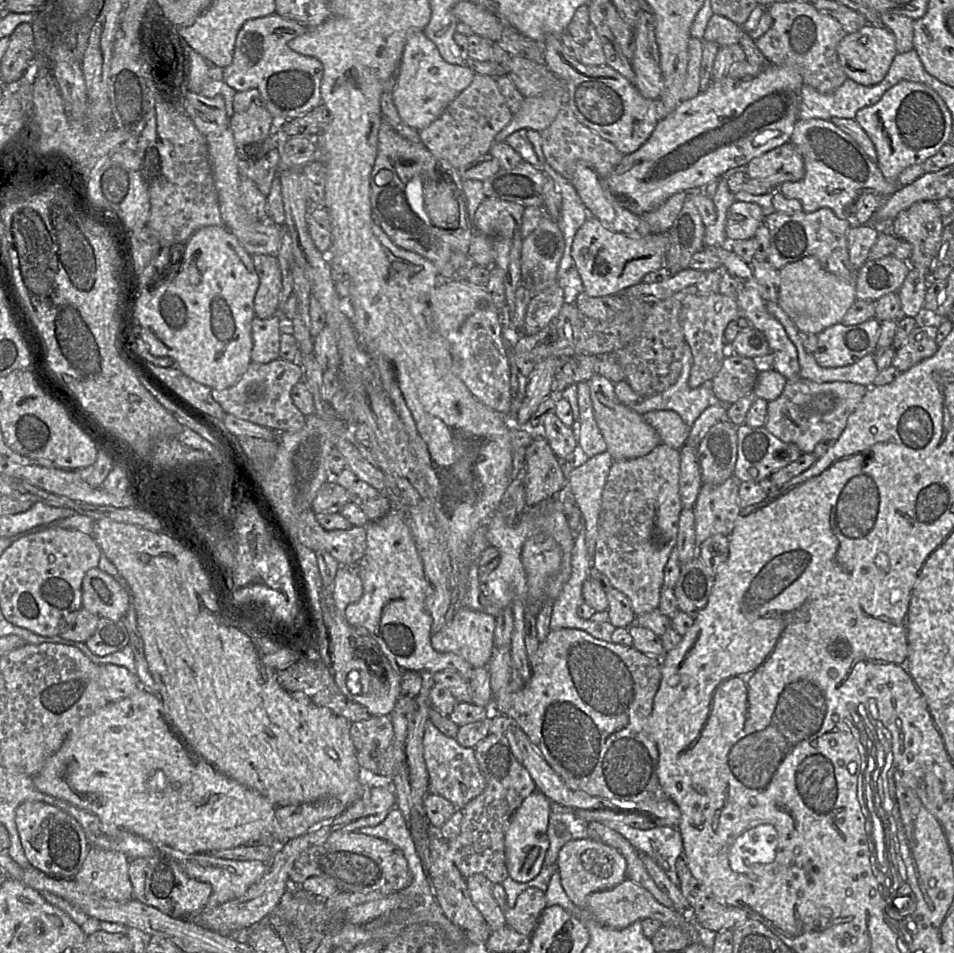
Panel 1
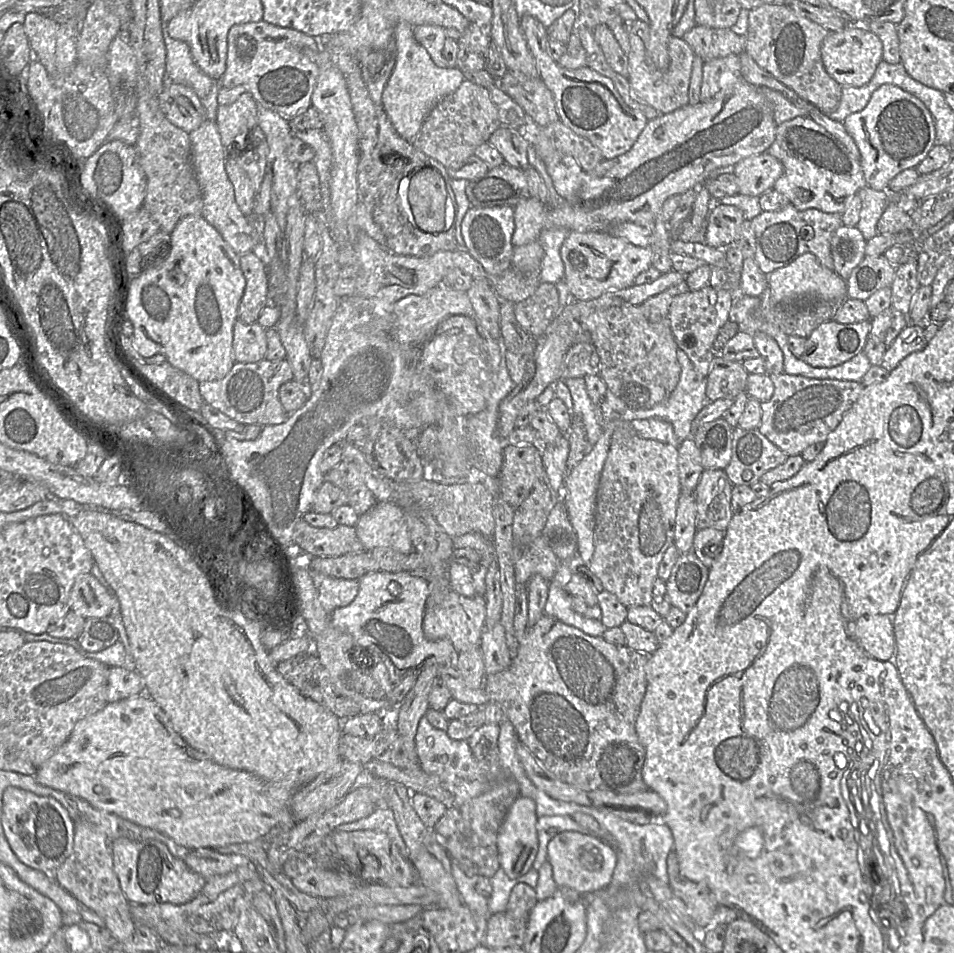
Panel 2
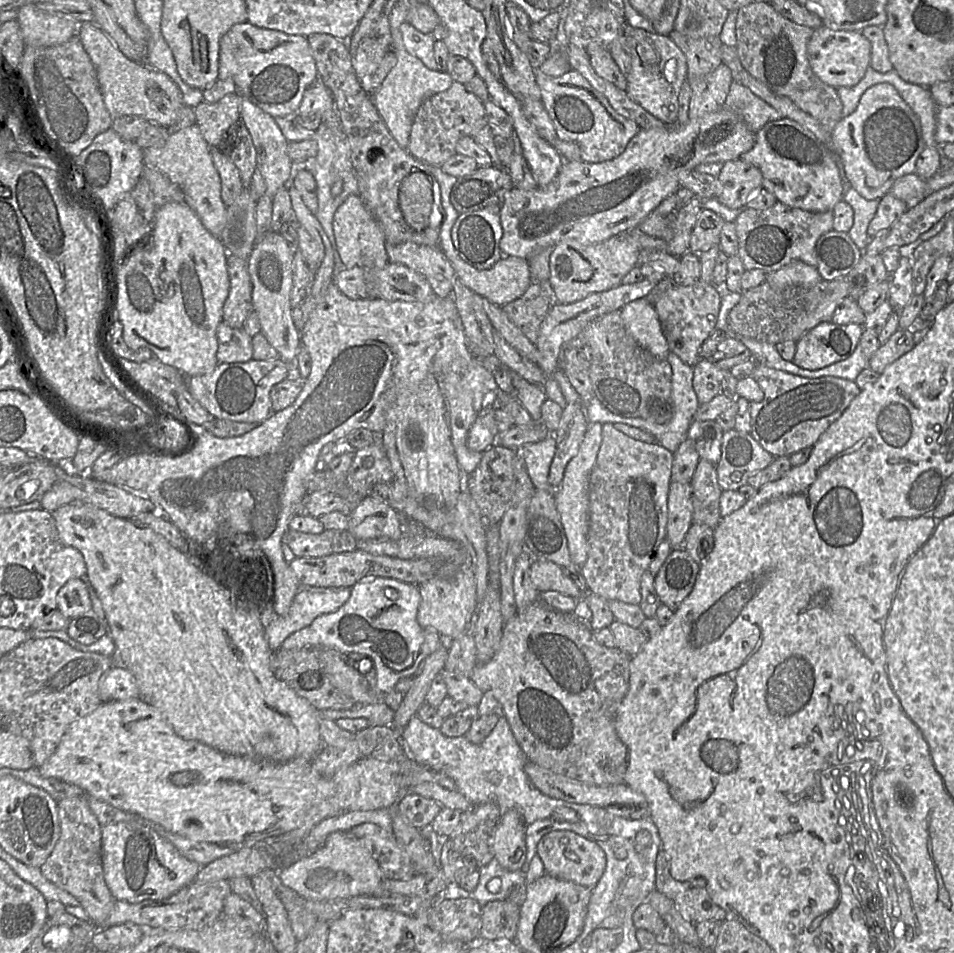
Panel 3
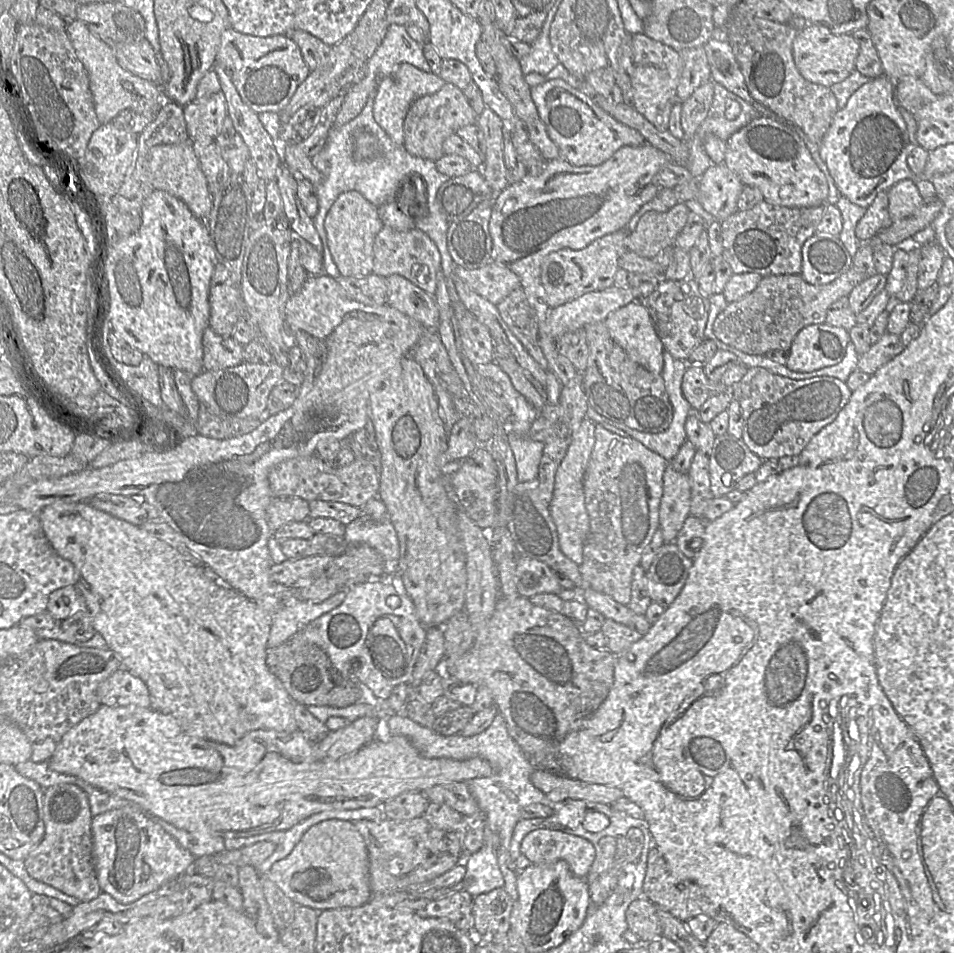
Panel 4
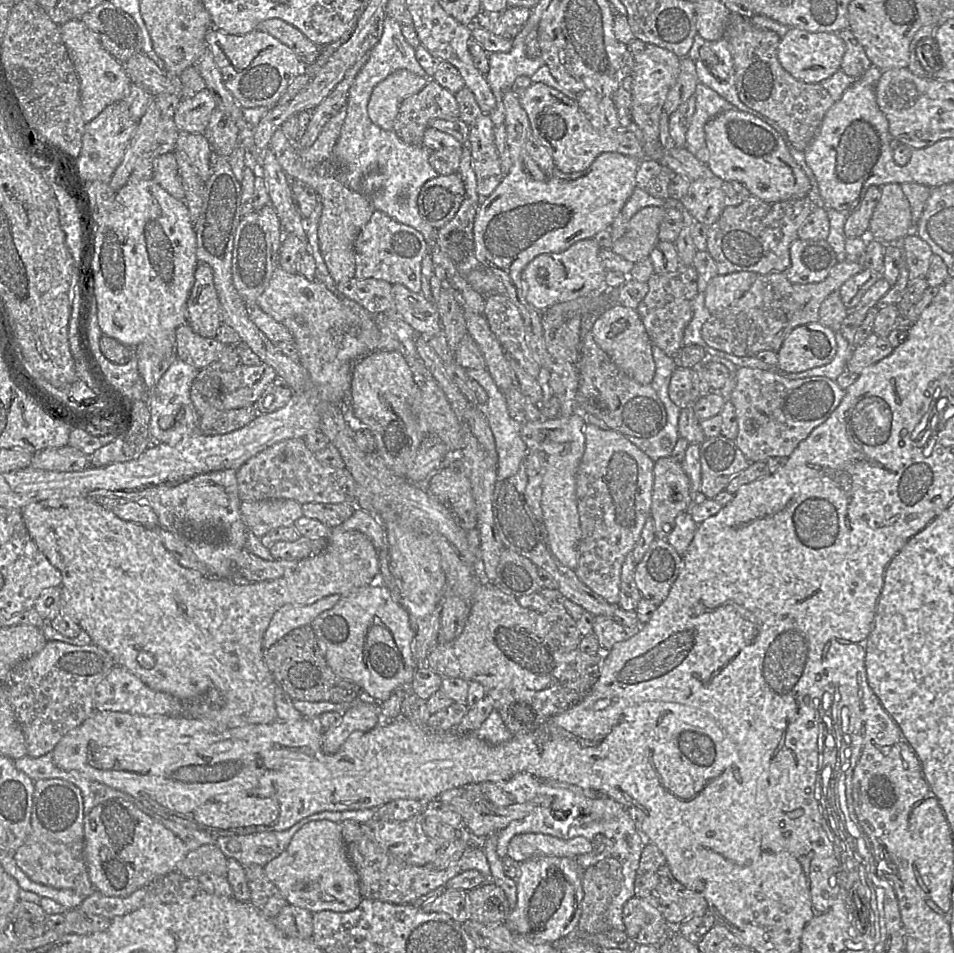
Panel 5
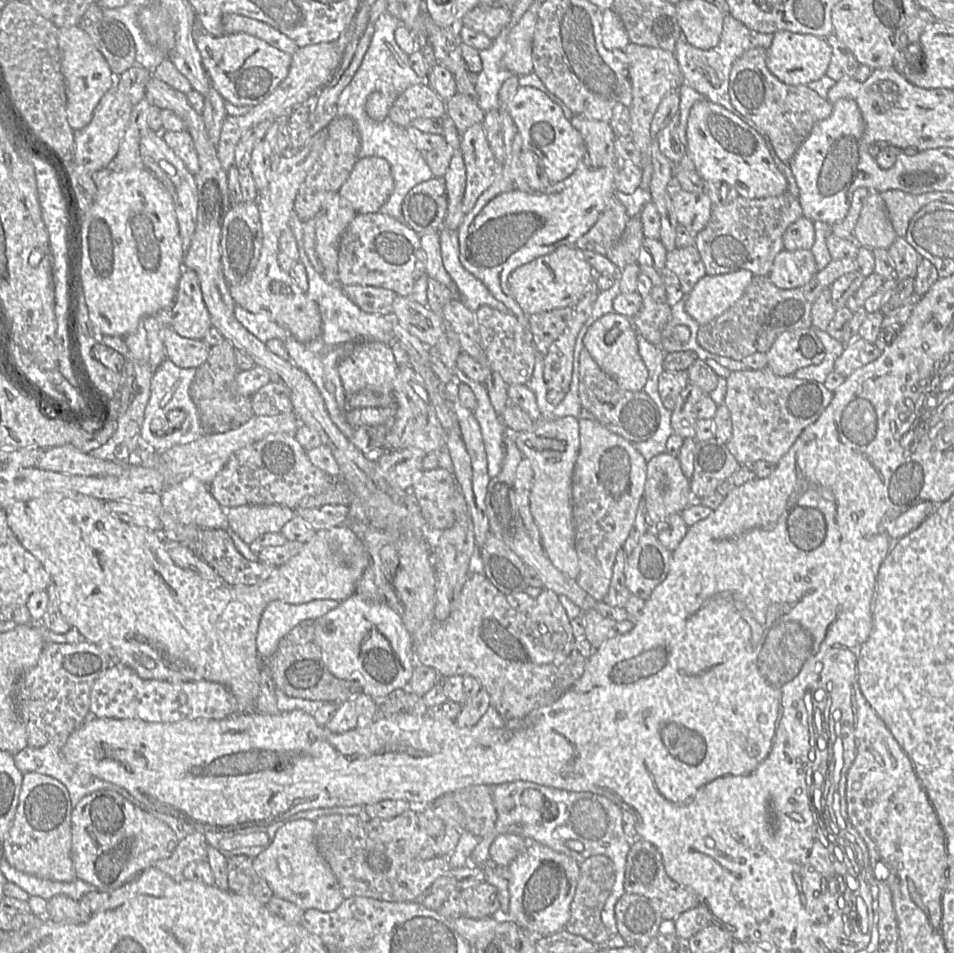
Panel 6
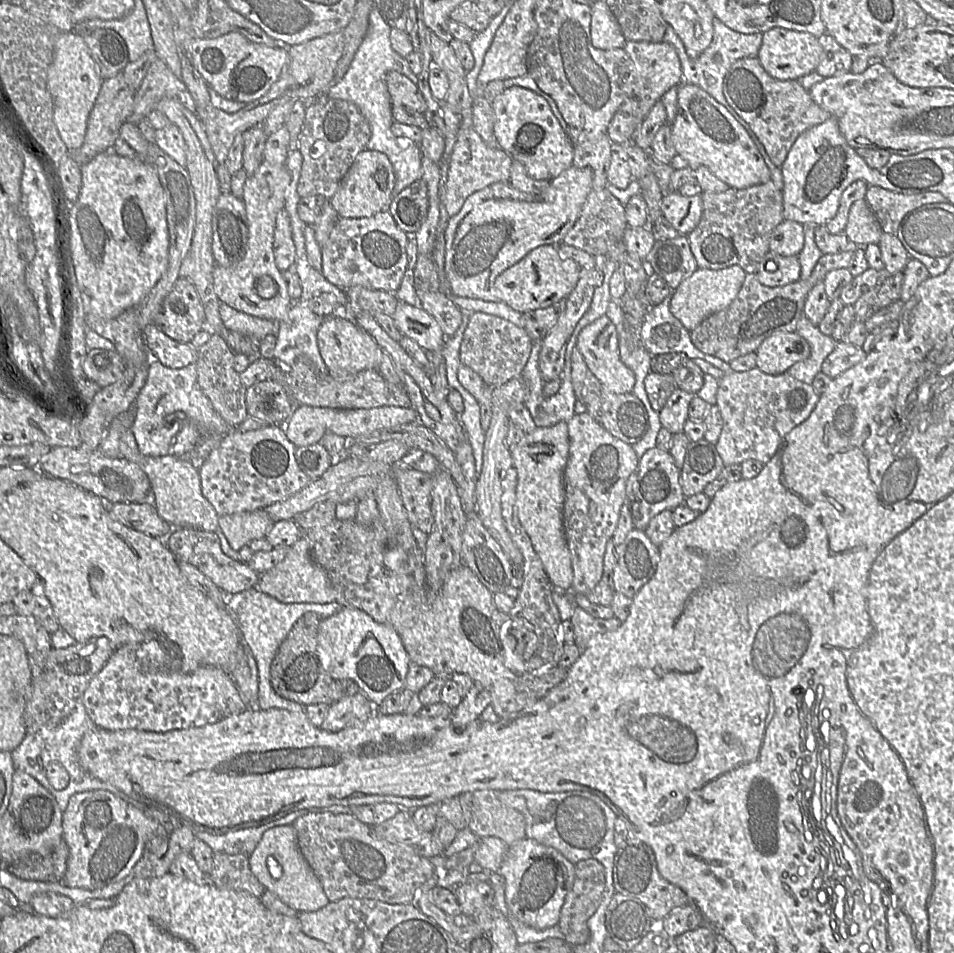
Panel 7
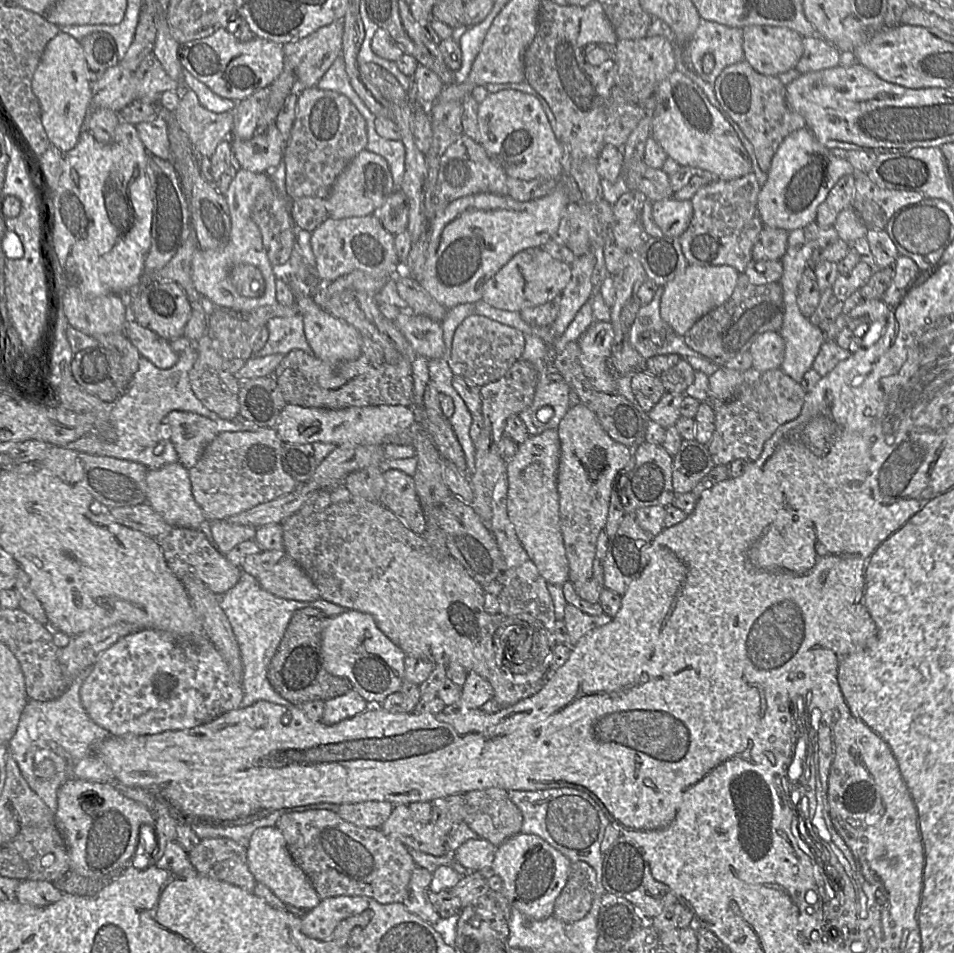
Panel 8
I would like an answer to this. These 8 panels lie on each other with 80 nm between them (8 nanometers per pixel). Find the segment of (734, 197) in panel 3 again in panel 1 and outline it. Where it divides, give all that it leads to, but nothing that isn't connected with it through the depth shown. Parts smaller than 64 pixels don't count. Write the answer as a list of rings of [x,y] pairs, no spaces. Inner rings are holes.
[[[791,142],[757,157],[746,164],[749,177],[779,187],[788,181],[799,181],[805,175],[802,156]]]

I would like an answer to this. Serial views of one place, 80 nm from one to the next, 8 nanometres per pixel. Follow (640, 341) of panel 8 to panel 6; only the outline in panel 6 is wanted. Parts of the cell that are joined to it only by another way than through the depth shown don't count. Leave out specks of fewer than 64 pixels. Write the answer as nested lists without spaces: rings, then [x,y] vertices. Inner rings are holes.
[[[681,300],[672,306],[671,317],[662,330],[662,341],[659,346],[665,353],[692,350],[699,360],[719,356],[702,348],[697,341],[700,324],[684,309]]]

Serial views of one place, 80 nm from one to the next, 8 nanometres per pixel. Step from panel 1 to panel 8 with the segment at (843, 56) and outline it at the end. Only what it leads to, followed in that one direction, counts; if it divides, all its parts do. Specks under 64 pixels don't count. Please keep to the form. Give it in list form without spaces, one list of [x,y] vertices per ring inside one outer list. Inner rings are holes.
[[[752,25],[743,28],[742,34],[744,60],[766,76],[778,76],[793,70],[803,54],[804,37],[789,28]]]

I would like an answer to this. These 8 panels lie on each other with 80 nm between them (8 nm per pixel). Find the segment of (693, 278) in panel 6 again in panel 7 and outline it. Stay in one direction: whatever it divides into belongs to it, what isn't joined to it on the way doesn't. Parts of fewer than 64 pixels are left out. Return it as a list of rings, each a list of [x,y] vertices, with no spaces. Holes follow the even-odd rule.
[[[686,235],[656,240],[644,263],[672,289],[699,268]]]

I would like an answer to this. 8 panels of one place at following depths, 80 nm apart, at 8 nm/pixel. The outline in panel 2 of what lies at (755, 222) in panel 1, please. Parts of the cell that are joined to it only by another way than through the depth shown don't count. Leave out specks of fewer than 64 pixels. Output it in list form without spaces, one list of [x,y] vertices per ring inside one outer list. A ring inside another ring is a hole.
[[[718,204],[709,210],[704,243],[714,248],[725,248],[739,238],[745,220],[740,208]]]

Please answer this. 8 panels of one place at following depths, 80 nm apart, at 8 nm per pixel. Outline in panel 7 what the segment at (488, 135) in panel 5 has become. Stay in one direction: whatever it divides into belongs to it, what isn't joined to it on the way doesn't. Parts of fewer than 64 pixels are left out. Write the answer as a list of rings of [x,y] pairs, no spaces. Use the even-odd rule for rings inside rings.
[[[473,128],[463,133],[454,146],[447,179],[441,188],[441,199],[448,216],[451,218],[456,215],[471,194],[494,183],[509,181],[512,162],[512,157],[502,149],[485,144]]]

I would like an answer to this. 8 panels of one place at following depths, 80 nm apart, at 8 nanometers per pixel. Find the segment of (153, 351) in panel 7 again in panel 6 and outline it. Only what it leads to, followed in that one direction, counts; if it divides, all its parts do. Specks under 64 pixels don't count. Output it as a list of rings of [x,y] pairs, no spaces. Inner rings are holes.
[[[170,327],[160,331],[166,357],[179,368],[198,368],[206,362],[211,346],[203,340],[184,338]]]

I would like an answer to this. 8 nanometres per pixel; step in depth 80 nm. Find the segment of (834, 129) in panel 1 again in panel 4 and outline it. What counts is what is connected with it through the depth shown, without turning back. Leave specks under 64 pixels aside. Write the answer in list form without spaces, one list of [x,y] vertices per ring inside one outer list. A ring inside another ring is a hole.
[[[757,116],[725,140],[723,164],[733,171],[744,185],[761,191],[764,200],[787,207],[816,207],[835,203],[840,197],[827,175],[824,164],[818,162],[792,124]]]

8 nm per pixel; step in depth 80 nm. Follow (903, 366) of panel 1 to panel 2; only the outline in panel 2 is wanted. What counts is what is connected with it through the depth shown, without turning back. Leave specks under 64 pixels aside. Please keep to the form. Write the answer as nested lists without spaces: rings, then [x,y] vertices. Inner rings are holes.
[[[909,323],[887,347],[881,367],[892,371],[908,355],[923,350],[927,345],[924,328]]]

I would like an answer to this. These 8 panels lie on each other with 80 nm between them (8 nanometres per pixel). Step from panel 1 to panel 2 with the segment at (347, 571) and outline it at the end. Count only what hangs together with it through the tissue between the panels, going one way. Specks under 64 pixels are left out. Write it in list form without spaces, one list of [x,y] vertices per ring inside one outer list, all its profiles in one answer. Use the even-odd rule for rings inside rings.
[[[315,574],[313,581],[318,590],[318,600],[328,614],[352,603],[359,591],[357,579],[341,579]]]

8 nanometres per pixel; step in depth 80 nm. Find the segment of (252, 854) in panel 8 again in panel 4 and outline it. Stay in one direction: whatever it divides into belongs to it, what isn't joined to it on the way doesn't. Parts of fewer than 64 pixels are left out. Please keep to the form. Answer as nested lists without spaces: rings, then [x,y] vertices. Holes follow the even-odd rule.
[[[326,820],[310,827],[304,835],[301,837],[300,841],[296,844],[293,850],[285,858],[275,862],[270,870],[267,872],[268,878],[274,882],[282,892],[289,897],[298,906],[305,906],[317,911],[324,911],[334,908],[342,907],[358,907],[364,905],[372,898],[373,894],[370,888],[369,879],[369,867],[370,867],[370,857],[367,849],[367,845],[362,837],[362,835],[356,830],[355,823],[343,820]]]

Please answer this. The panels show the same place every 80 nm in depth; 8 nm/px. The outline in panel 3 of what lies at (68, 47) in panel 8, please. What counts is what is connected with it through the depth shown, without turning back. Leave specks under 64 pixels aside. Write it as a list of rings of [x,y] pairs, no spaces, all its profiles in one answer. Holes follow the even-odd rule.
[[[81,22],[79,24],[76,36],[96,68],[104,103],[113,119],[124,115],[135,115],[163,127],[174,125],[180,118],[180,111],[186,106],[182,92],[175,81],[169,75],[157,71],[150,65],[128,59],[96,23]]]

